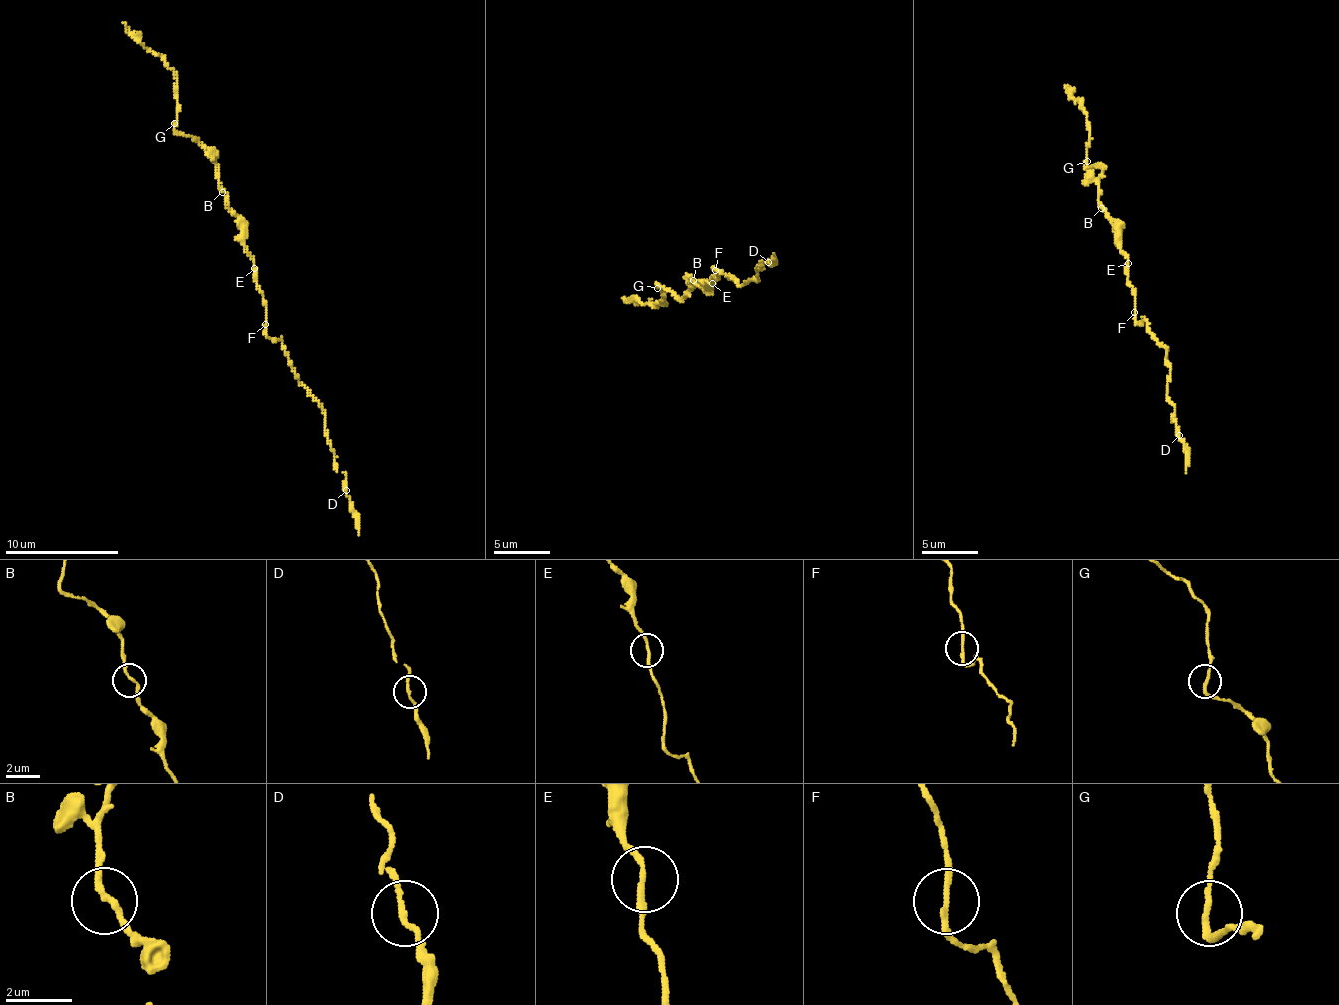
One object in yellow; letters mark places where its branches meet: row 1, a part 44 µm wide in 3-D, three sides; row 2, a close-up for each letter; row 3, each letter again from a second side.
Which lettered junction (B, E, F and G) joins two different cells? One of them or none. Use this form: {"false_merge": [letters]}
{"false_merge": []}

